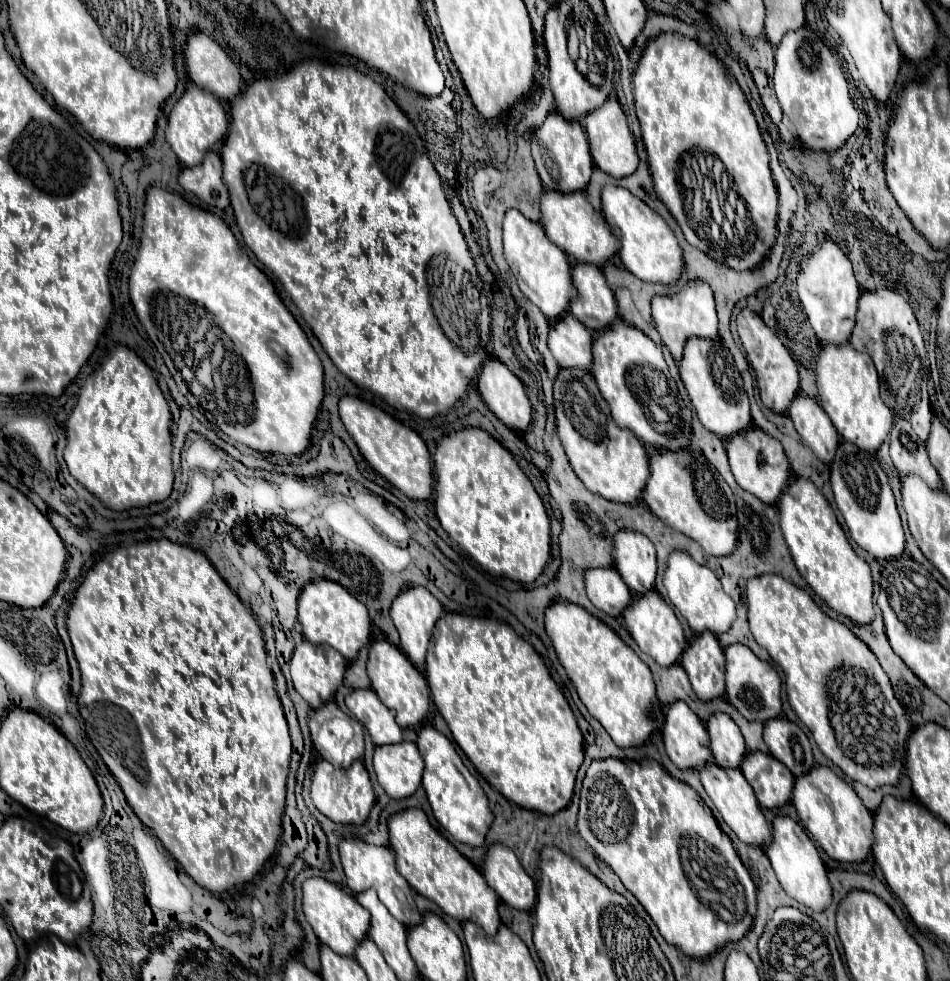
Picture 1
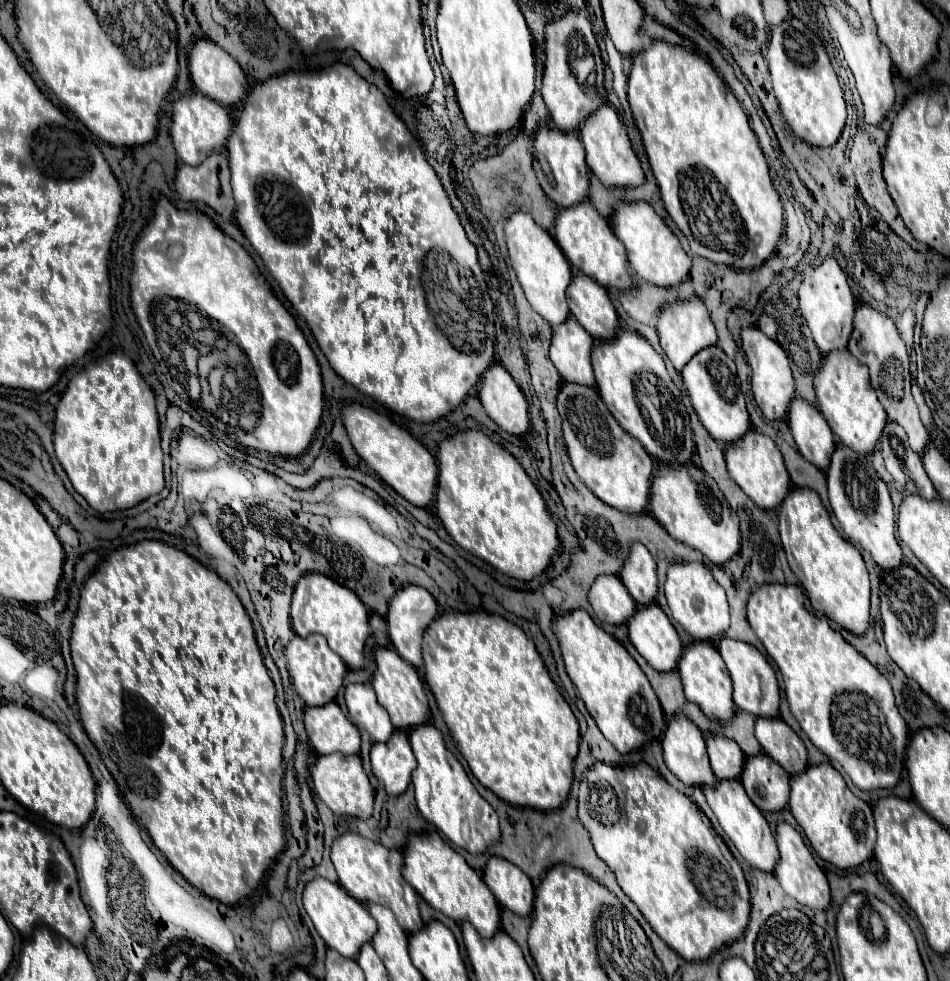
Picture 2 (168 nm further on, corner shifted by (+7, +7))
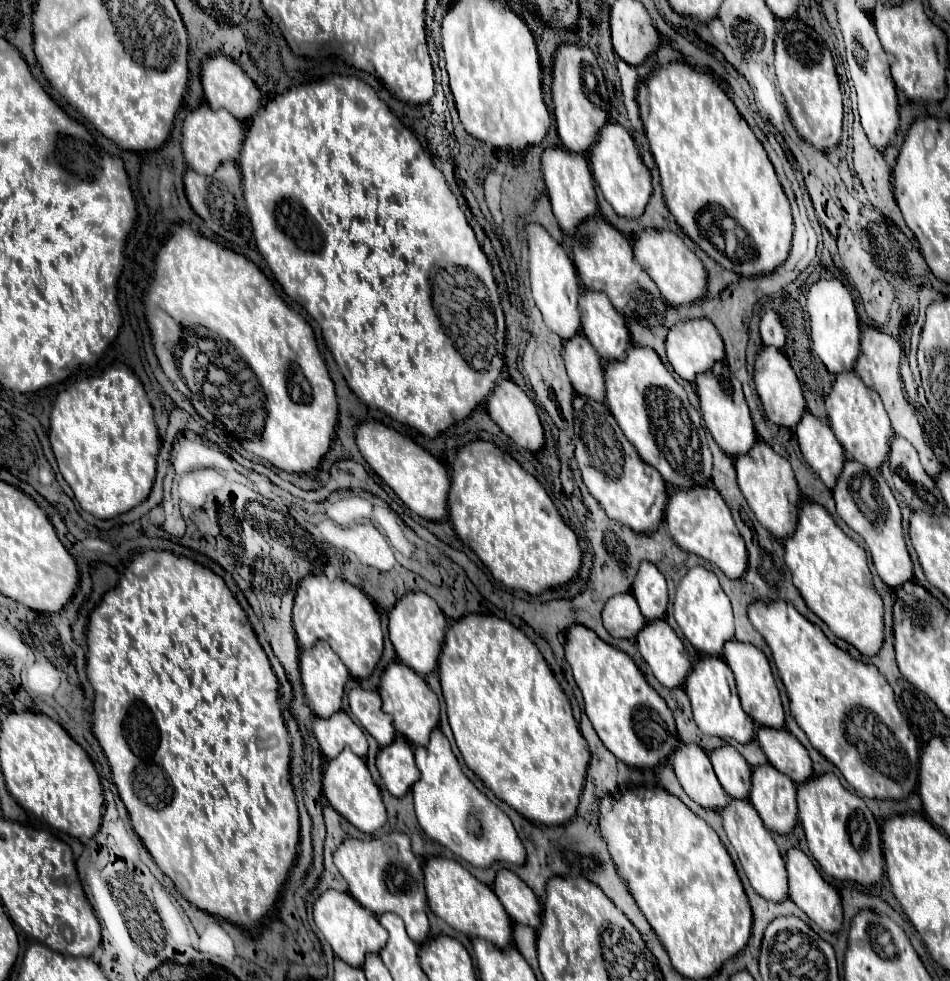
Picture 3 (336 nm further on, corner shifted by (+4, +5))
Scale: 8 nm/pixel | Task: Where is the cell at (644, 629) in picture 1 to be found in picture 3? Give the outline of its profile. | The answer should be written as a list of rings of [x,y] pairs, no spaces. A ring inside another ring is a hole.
[[[666,620],[648,622],[638,638],[638,648],[646,664],[652,668],[654,678],[666,688],[680,688],[690,672],[690,656],[684,650],[682,640],[668,626]]]

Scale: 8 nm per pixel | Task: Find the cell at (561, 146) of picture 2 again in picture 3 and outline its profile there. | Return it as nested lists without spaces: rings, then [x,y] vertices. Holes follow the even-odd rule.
[[[546,148],[542,156],[542,170],[544,170],[544,182],[548,188],[548,198],[552,202],[554,216],[570,238],[576,236],[578,226],[598,214],[598,202],[594,192],[594,178],[588,168],[588,160],[578,154],[570,154],[562,148]]]

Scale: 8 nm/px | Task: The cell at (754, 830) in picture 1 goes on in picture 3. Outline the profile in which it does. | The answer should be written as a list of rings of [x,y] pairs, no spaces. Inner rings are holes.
[[[730,800],[726,808],[720,810],[720,816],[724,820],[724,830],[728,834],[730,844],[734,846],[738,860],[752,884],[752,888],[770,902],[782,902],[788,898],[788,876],[784,868],[784,858],[778,852],[778,846],[772,838],[772,834],[764,828],[758,812],[748,800]]]

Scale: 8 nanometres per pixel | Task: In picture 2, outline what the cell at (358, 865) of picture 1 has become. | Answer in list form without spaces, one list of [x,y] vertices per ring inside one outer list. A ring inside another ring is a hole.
[[[347,832],[339,838],[335,838],[335,842],[331,846],[331,860],[339,874],[339,884],[355,900],[359,900],[359,902],[371,900],[381,906],[387,906],[395,914],[399,926],[409,934],[413,934],[415,930],[421,928],[421,916],[419,916],[419,906],[417,906],[419,896],[401,876],[403,854],[399,850],[389,850],[383,844],[377,844],[369,838]]]

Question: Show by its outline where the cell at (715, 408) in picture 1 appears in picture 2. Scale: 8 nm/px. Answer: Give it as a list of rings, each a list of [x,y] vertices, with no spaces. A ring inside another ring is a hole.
[[[709,346],[701,352],[697,352],[683,368],[681,372],[683,384],[689,392],[691,404],[701,420],[701,424],[707,428],[707,432],[719,440],[719,442],[735,442],[739,440],[749,428],[749,414],[745,408],[745,400],[741,394],[741,382],[735,372],[735,362],[717,346]]]

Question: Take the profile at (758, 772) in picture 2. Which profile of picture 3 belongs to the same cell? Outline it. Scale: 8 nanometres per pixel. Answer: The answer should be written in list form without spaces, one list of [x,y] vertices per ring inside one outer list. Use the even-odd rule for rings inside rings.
[[[764,764],[752,770],[750,802],[758,810],[764,826],[778,834],[790,834],[796,820],[796,786],[774,766]]]

